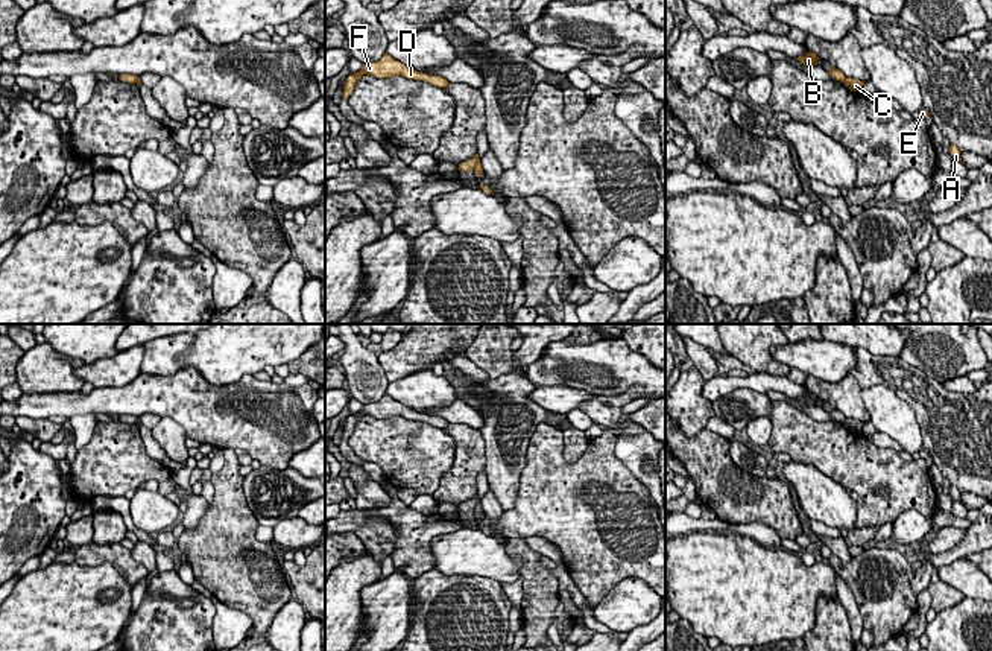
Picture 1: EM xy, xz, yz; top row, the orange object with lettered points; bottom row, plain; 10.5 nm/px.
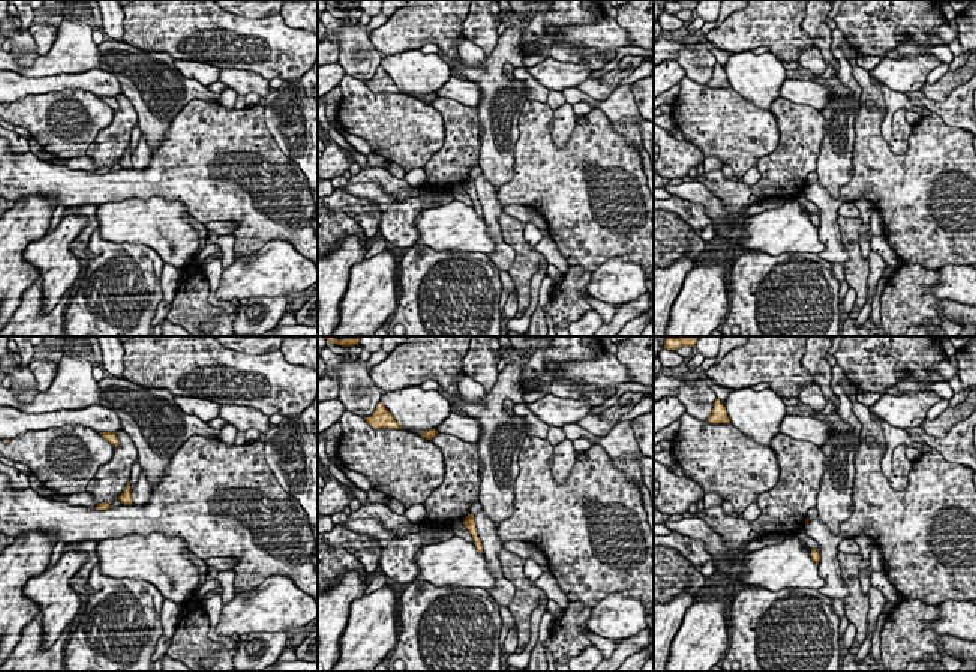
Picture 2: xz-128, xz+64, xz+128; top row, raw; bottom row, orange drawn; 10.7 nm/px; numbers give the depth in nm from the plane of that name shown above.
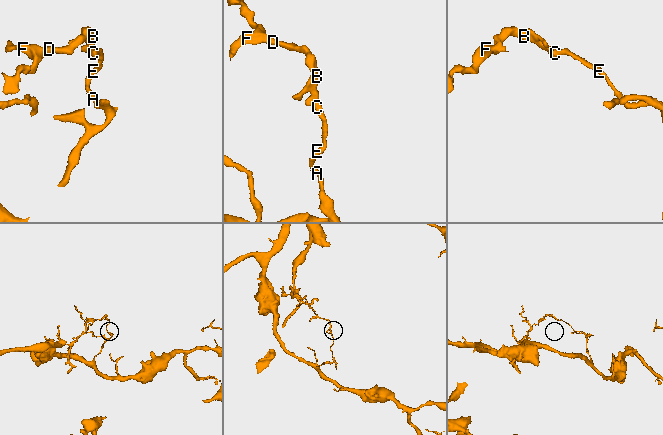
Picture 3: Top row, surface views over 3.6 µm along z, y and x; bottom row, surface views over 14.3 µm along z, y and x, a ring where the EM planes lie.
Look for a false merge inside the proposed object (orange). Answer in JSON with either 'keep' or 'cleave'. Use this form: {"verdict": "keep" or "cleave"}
{"verdict": "cleave"}

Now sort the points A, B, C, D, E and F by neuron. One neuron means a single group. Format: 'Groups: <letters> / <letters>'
Groups: A C E / B D F

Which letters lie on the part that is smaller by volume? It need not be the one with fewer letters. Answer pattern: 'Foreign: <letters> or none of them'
Foreign: B, D, F

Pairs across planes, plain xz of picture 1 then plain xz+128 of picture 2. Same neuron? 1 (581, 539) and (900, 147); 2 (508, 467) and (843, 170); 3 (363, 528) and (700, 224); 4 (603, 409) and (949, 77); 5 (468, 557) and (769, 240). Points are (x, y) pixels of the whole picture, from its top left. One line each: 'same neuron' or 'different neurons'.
1: different neurons
2: same neuron
3: same neuron
4: same neuron
5: same neuron

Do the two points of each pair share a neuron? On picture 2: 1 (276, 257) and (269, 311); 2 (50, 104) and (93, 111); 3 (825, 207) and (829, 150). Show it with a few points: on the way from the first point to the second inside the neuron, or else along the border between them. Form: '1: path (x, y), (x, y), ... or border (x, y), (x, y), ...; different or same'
1: border (290, 297), (251, 296), (248, 299); different
2: path (60, 111), (83, 111); same
3: border (817, 179), (834, 198), (838, 198); different

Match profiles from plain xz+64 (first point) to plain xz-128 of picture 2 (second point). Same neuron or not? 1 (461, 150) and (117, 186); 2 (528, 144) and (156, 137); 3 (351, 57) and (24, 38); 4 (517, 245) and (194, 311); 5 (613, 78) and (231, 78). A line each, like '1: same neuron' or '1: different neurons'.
1: different neurons
2: different neurons
3: same neuron
4: same neuron
5: same neuron

